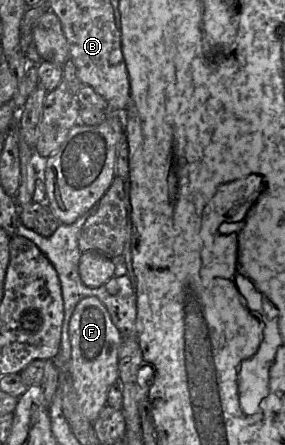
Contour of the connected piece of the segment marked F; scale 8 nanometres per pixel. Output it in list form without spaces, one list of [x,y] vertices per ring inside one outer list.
[[[87,296],[76,305],[69,322],[71,343],[70,373],[80,413],[94,422],[107,404],[110,387],[119,378],[118,354],[123,337],[113,324],[105,305],[95,296]]]

